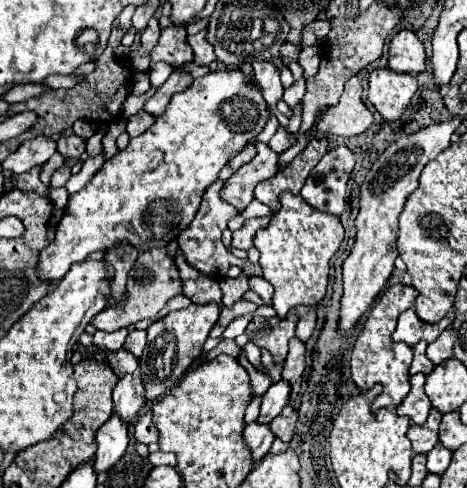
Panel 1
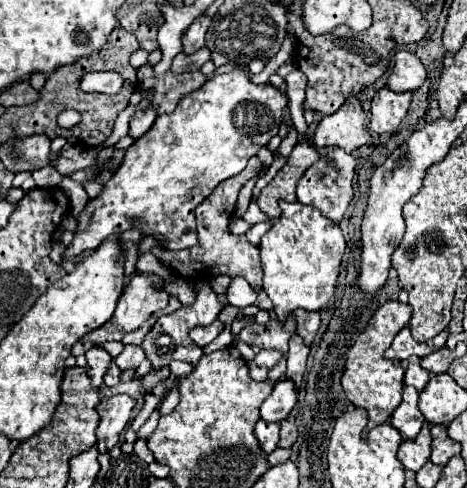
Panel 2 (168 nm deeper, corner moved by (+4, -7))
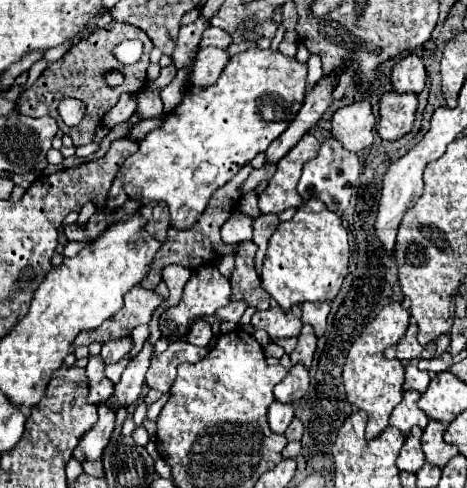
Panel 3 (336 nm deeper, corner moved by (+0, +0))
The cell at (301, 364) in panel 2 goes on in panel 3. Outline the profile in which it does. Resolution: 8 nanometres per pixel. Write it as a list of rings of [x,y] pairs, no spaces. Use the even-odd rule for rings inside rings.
[[[304,325],[300,335],[298,335],[298,345],[296,349],[290,353],[290,359],[292,363],[302,363],[306,365],[306,369],[310,367],[312,363],[312,355],[316,351],[316,335],[314,335],[314,329],[310,325]]]

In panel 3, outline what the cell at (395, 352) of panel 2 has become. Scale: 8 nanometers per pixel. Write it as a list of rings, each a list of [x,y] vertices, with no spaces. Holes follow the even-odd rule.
[[[410,323],[406,335],[396,343],[392,357],[398,357],[398,359],[424,359],[424,357],[434,357],[434,353],[432,353],[434,343],[420,345],[416,341],[416,333],[418,333],[416,323]]]

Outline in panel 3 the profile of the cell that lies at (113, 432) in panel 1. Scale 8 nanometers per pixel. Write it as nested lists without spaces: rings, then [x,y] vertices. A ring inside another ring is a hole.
[[[144,345],[142,351],[124,369],[120,383],[114,385],[114,397],[110,397],[110,401],[104,403],[108,409],[114,409],[116,413],[120,407],[128,409],[138,401],[142,393],[142,385],[144,385],[144,373],[150,365],[150,359],[152,359],[152,347]]]

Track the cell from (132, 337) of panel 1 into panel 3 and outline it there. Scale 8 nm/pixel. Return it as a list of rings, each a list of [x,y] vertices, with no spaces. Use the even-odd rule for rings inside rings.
[[[130,355],[122,357],[122,361],[118,361],[118,363],[114,363],[114,365],[106,365],[106,377],[110,377],[112,383],[118,383],[118,381],[120,381],[120,375],[122,375],[122,371],[126,369],[128,363],[130,363]]]

